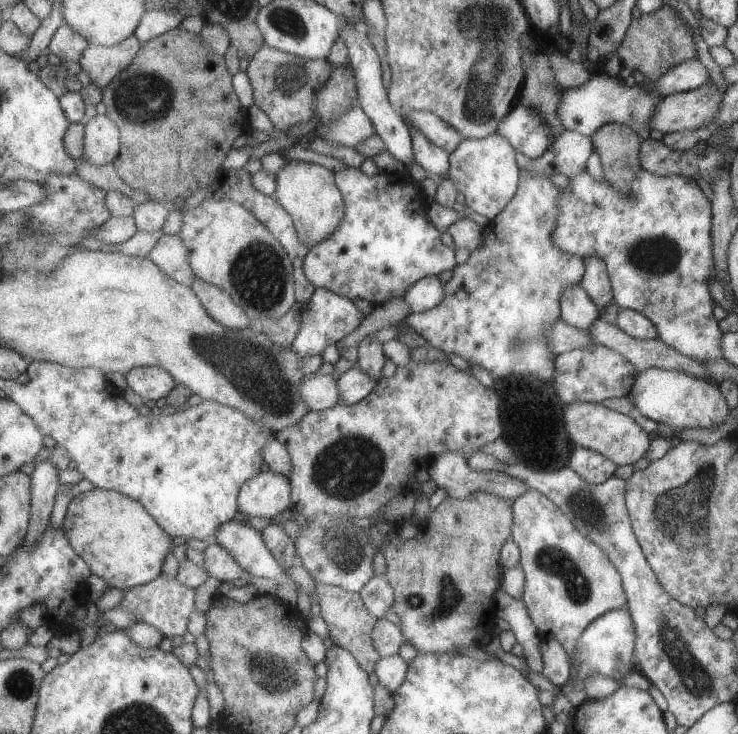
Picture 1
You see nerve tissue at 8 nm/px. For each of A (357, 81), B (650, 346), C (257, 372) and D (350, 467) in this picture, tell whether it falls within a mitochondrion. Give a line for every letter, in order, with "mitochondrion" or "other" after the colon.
A: other
B: other
C: mitochondrion
D: mitochondrion

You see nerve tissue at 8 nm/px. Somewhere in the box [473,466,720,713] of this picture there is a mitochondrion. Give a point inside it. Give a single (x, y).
(695, 679)

